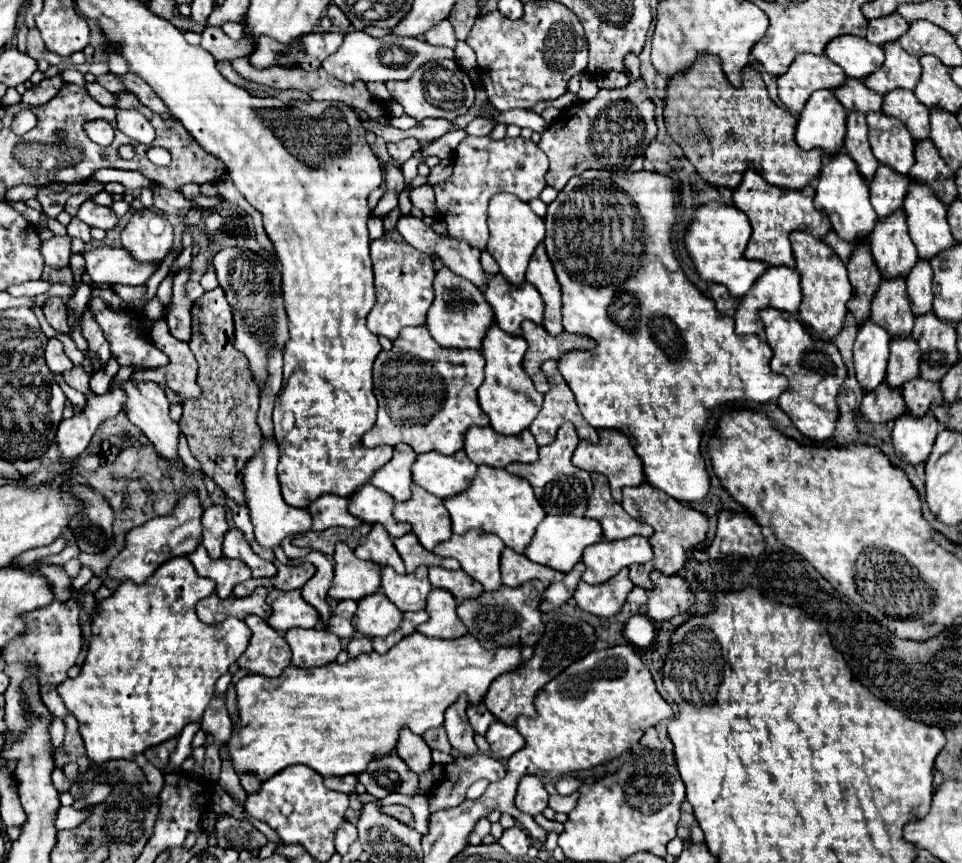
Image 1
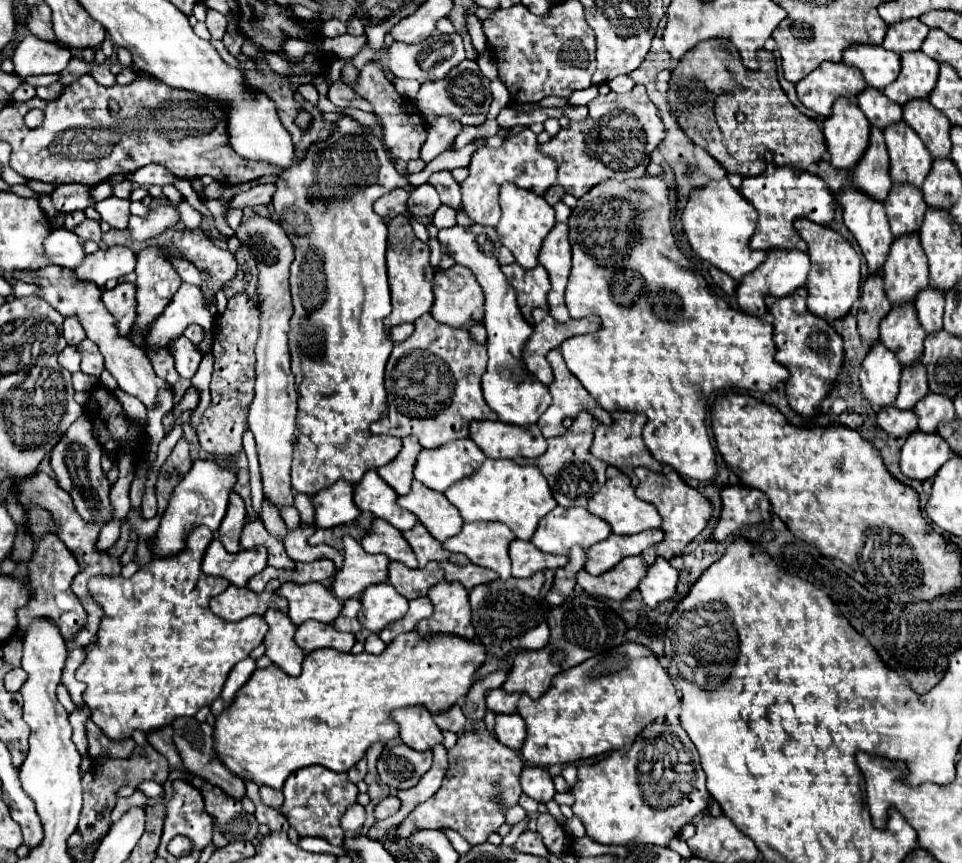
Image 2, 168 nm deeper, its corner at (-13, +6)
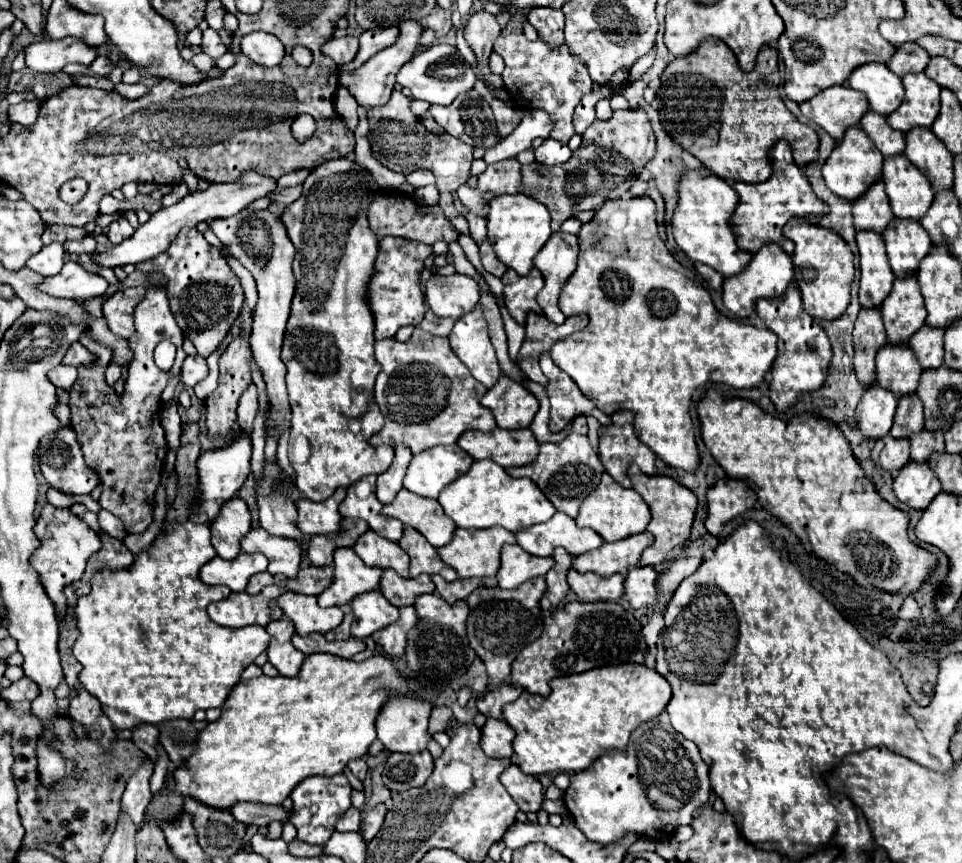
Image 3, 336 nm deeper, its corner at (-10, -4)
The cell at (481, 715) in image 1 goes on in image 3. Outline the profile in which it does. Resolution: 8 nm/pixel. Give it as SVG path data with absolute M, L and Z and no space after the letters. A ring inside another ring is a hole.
M502 684L502 688L494 688L494 692L480 696L476 700L476 708L488 718L502 718L504 706L514 702L520 696L520 692L522 688L510 688L510 684Z

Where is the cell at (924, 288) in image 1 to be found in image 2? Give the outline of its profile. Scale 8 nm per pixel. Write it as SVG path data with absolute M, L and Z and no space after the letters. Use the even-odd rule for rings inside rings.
M923 290L915 300L915 310L927 334L935 334L943 328L943 294L939 290Z

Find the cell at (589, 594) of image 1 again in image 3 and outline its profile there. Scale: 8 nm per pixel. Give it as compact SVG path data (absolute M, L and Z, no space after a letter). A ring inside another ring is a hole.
M568 572L568 584L576 592L582 602L598 602L598 600L618 600L624 596L624 576L612 574L610 578L602 578L598 574L578 574Z

